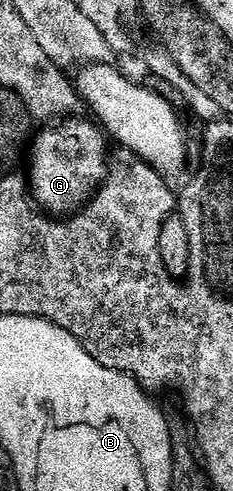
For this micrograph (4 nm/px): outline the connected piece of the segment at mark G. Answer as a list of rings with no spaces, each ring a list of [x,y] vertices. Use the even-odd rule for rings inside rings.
[[[68,118],[55,126],[45,127],[48,129],[41,136],[39,133],[30,145],[30,195],[49,214],[72,214],[83,209],[108,178],[109,141],[99,123],[80,119]]]

